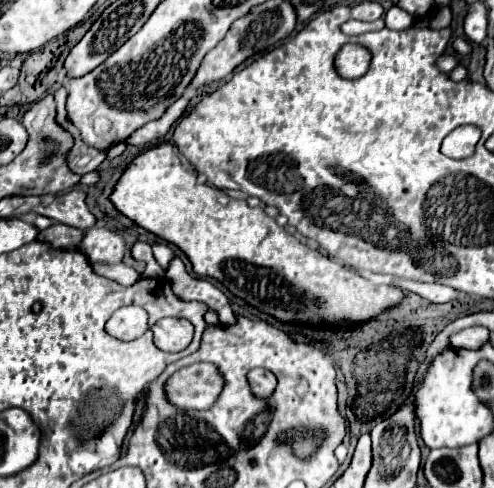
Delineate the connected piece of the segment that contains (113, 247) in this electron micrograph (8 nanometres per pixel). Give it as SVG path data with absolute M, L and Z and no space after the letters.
M90 228L84 232L80 250L88 256L90 262L114 264L122 260L122 256L128 252L128 246L116 232L110 232L106 228Z

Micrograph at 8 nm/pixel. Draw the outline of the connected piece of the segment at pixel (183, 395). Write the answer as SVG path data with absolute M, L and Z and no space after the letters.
M192 364L178 370L166 382L168 400L172 400L174 406L192 410L206 410L208 406L212 406L220 390L220 374L212 364Z

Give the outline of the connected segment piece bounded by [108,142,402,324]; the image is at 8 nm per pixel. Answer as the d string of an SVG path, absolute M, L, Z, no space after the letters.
M170 142L152 146L146 152L138 154L126 166L108 198L116 206L116 210L130 218L134 224L178 246L192 262L192 268L198 276L216 278L232 294L248 300L250 306L272 314L280 322L310 324L316 320L324 322L328 318L362 322L402 300L400 290L384 284L372 284L370 280L358 276L356 272L344 268L328 256L322 256L318 250L310 250L296 236L278 226L276 220L268 216L260 206L250 208L244 198L232 198L220 188L198 184L196 172L182 166L180 158L172 152Z

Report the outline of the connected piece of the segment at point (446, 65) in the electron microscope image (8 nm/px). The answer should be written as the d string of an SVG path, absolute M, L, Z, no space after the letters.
M442 54L442 56L436 60L438 70L444 72L444 74L448 74L456 64L458 64L458 60L456 60L456 56L452 56L452 54Z

